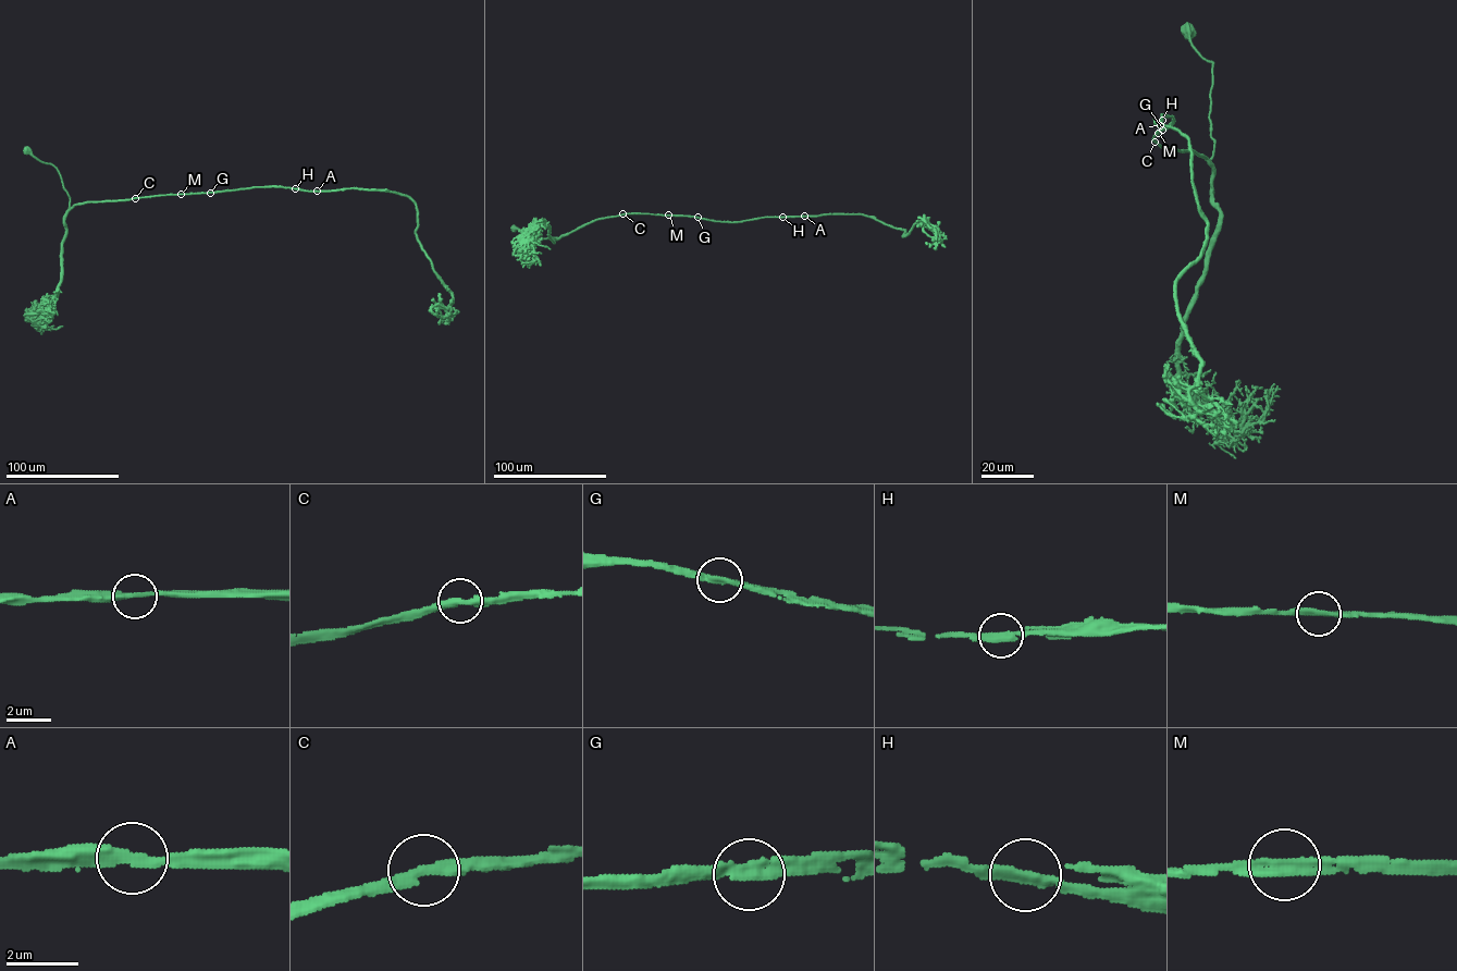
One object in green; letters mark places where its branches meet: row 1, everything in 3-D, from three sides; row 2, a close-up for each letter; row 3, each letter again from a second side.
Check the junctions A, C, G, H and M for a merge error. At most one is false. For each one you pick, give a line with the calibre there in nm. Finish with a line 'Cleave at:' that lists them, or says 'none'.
Cleave at: none

